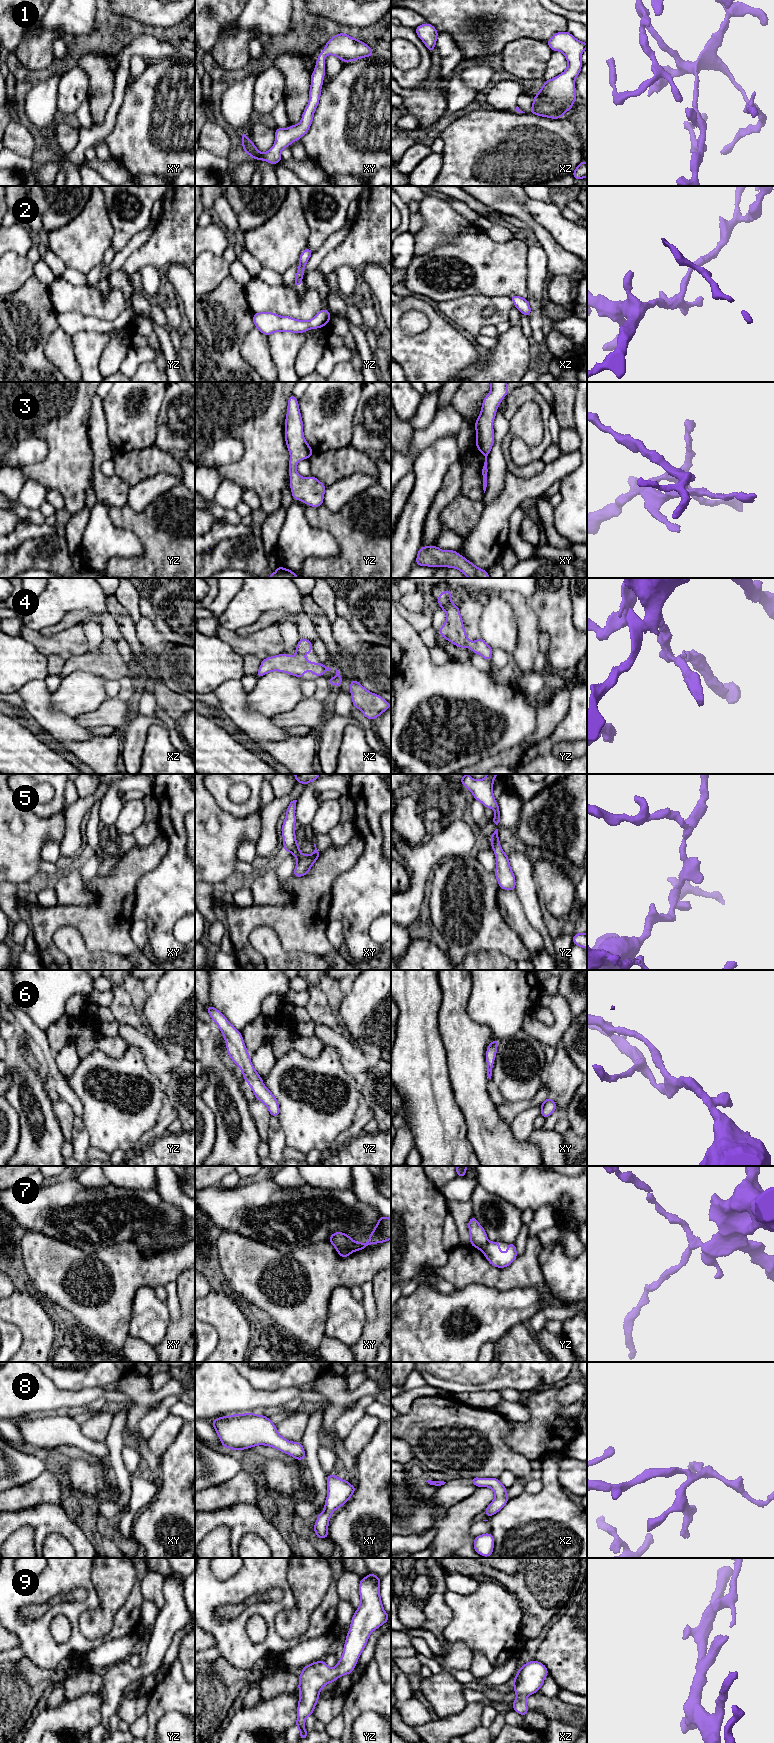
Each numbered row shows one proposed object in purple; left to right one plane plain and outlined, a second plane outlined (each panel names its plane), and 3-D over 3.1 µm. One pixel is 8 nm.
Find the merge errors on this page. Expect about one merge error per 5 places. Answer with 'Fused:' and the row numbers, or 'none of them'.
Fused: 7

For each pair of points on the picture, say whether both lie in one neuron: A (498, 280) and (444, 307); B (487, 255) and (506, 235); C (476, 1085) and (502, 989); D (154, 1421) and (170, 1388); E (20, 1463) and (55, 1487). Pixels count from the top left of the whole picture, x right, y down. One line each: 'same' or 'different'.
A: different
B: different
C: different
D: different
E: different

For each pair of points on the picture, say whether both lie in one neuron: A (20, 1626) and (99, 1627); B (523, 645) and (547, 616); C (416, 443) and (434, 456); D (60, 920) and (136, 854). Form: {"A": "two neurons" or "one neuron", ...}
{"A": "two neurons", "B": "two neurons", "C": "two neurons", "D": "one neuron"}

